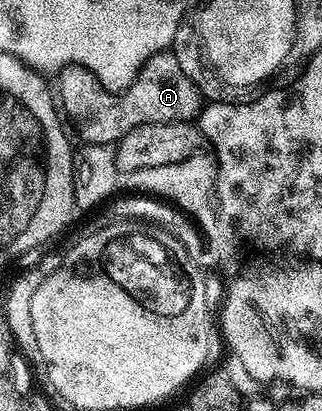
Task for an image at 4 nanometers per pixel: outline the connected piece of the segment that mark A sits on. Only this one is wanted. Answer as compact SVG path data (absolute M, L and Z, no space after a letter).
M159 56L150 58L144 64L144 68L136 76L136 80L129 88L117 94L115 91L106 90L103 86L91 84L82 90L74 90L70 94L70 118L79 126L78 134L86 144L96 146L109 146L117 143L119 138L123 138L132 128L152 124L153 122L188 122L193 123L201 115L204 105L202 93L199 92L196 83L184 74L184 68L180 68L180 60L172 56Z

